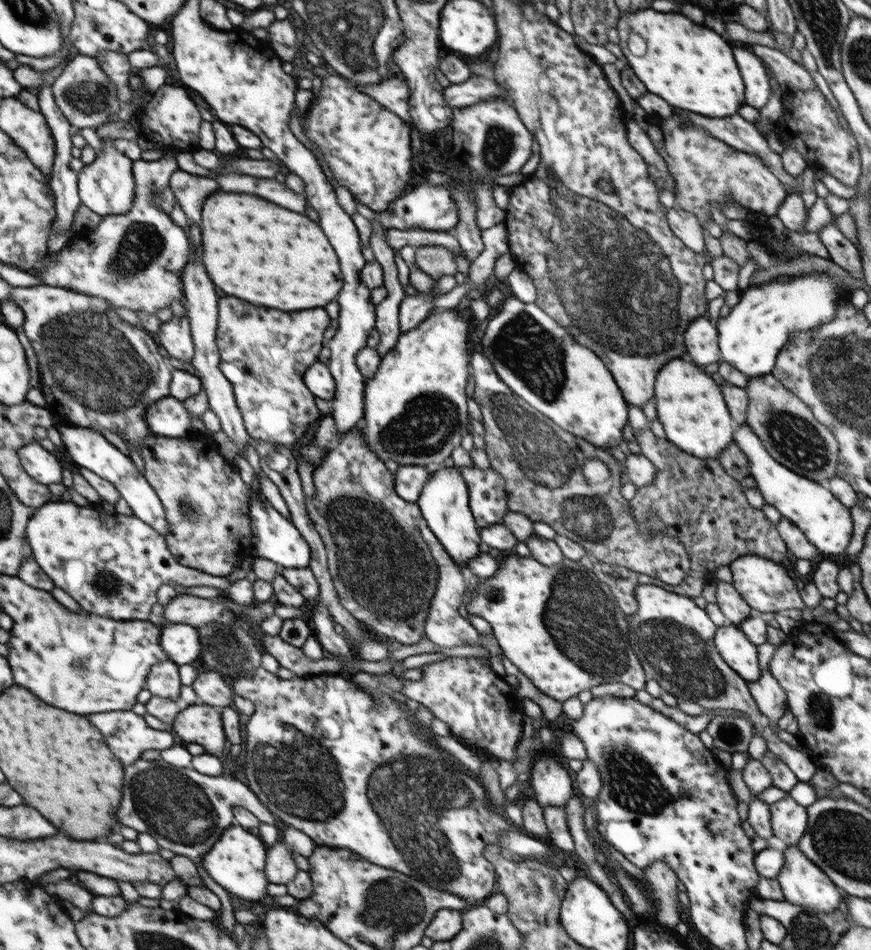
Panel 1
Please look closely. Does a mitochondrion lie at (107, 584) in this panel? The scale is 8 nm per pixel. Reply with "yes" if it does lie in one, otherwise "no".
yes

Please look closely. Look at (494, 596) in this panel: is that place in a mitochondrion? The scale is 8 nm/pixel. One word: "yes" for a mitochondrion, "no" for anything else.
no

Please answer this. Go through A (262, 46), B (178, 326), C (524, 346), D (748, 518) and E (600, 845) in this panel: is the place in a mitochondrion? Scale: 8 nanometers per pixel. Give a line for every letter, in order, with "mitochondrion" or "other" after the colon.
A: other
B: other
C: mitochondrion
D: other
E: other

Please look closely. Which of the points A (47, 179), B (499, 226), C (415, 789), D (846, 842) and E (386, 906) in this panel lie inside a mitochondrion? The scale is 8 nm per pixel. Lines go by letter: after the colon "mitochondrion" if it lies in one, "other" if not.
A: other
B: other
C: mitochondrion
D: mitochondrion
E: mitochondrion

